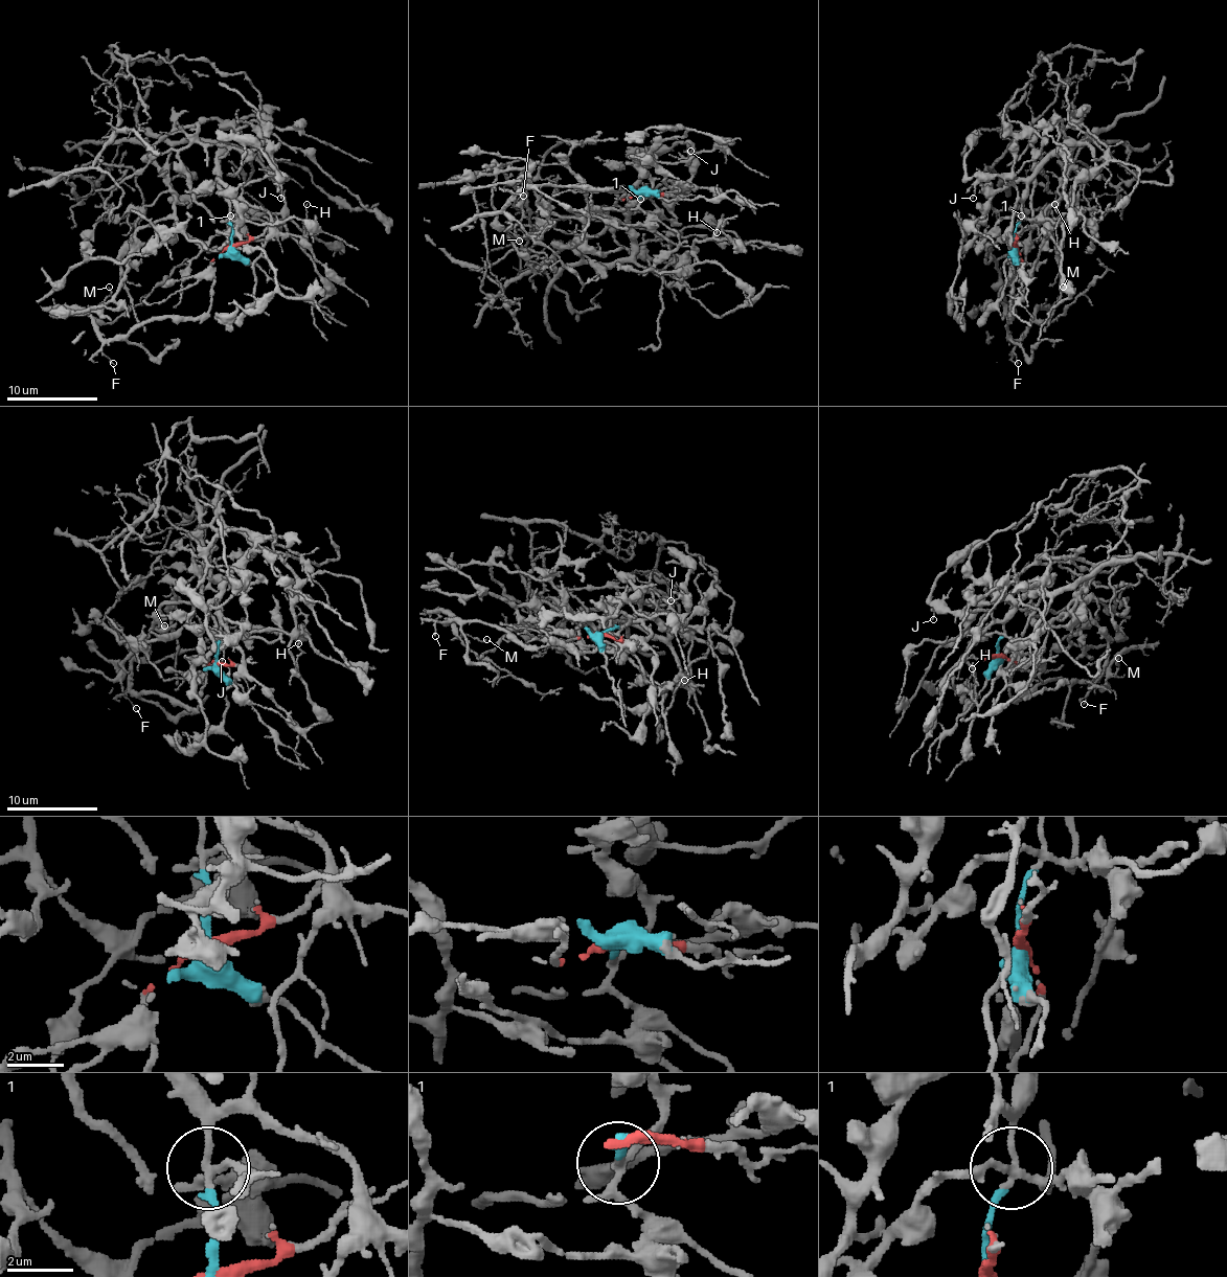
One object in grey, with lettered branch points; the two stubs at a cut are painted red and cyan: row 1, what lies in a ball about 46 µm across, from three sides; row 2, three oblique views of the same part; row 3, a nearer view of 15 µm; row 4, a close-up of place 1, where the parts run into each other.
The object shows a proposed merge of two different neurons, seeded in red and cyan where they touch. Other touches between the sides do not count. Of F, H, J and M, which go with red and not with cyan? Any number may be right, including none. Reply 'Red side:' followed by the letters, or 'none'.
Red side: F, M

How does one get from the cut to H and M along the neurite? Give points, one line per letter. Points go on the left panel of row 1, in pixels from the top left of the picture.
H: (230, 245), (225, 145), (244, 150), (279, 188), (287, 231), (302, 245), (308, 204)
M: (230, 245), (211, 264), (211, 306), (196, 318), (148, 318), (109, 339), (95, 325), (109, 287)

